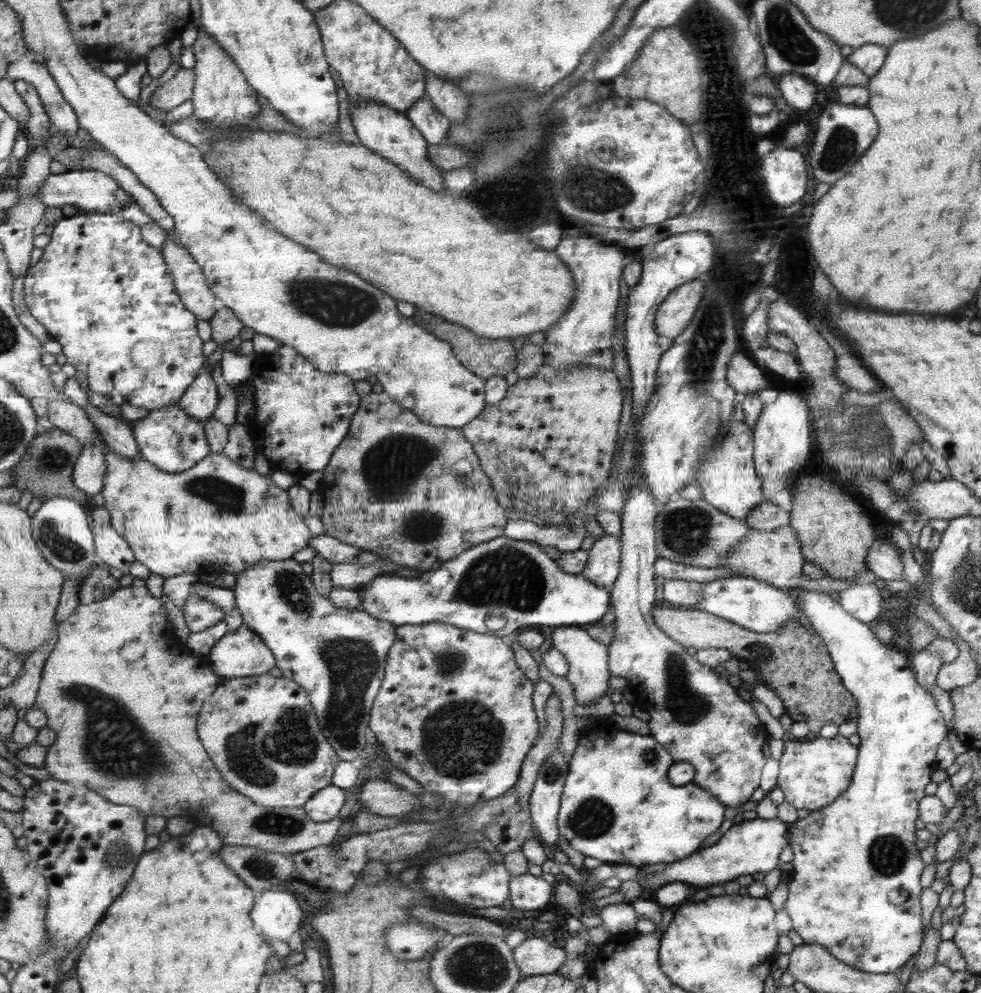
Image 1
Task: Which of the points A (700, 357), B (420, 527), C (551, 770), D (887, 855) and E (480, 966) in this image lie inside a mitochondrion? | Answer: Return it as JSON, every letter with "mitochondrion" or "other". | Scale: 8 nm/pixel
{"A":"mitochondrion","B":"mitochondrion","C":"mitochondrion","D":"mitochondrion","E":"mitochondrion"}

